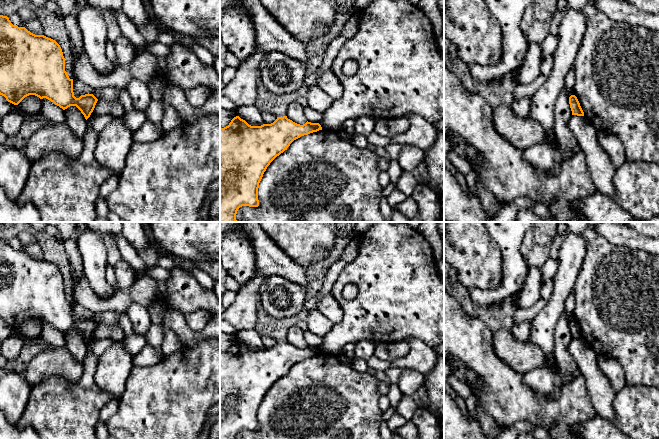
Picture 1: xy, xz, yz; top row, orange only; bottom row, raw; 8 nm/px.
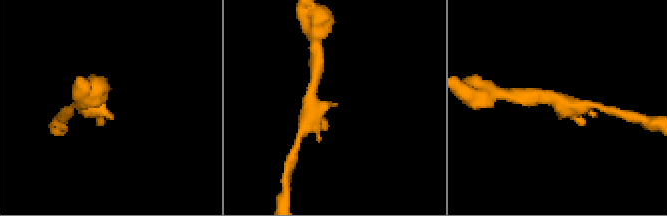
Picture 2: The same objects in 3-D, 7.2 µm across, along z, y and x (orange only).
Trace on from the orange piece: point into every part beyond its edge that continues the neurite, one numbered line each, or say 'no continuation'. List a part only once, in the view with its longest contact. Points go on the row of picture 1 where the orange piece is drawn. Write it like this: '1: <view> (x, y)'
no continuation

